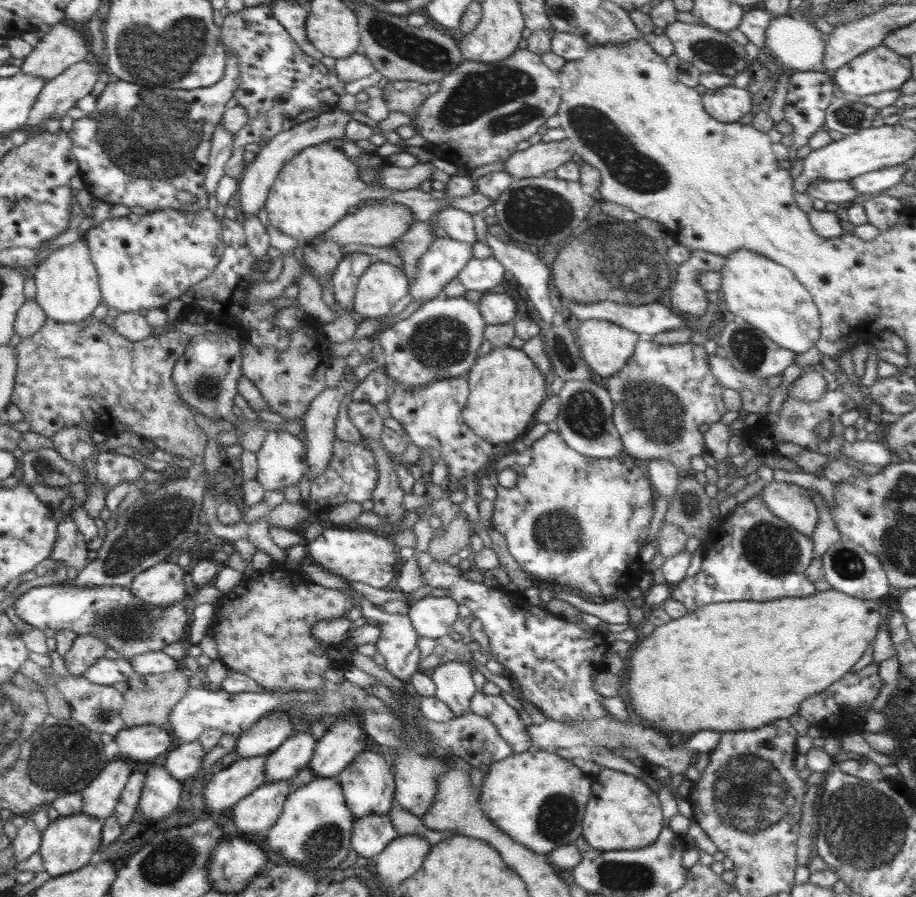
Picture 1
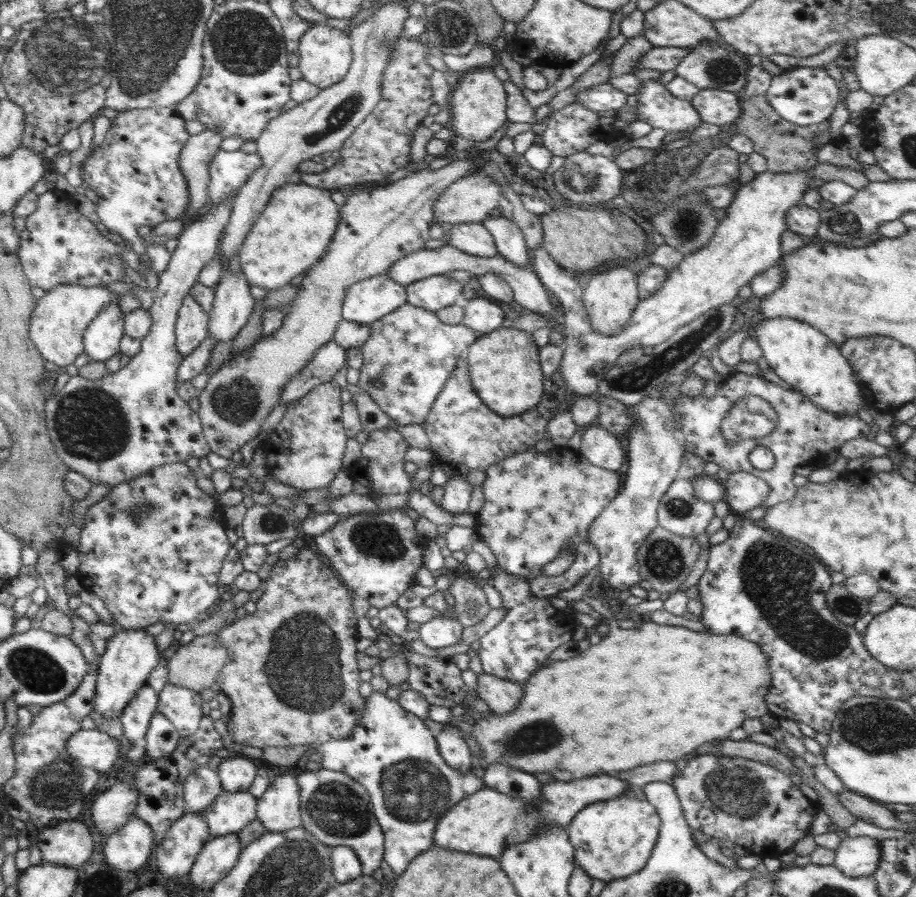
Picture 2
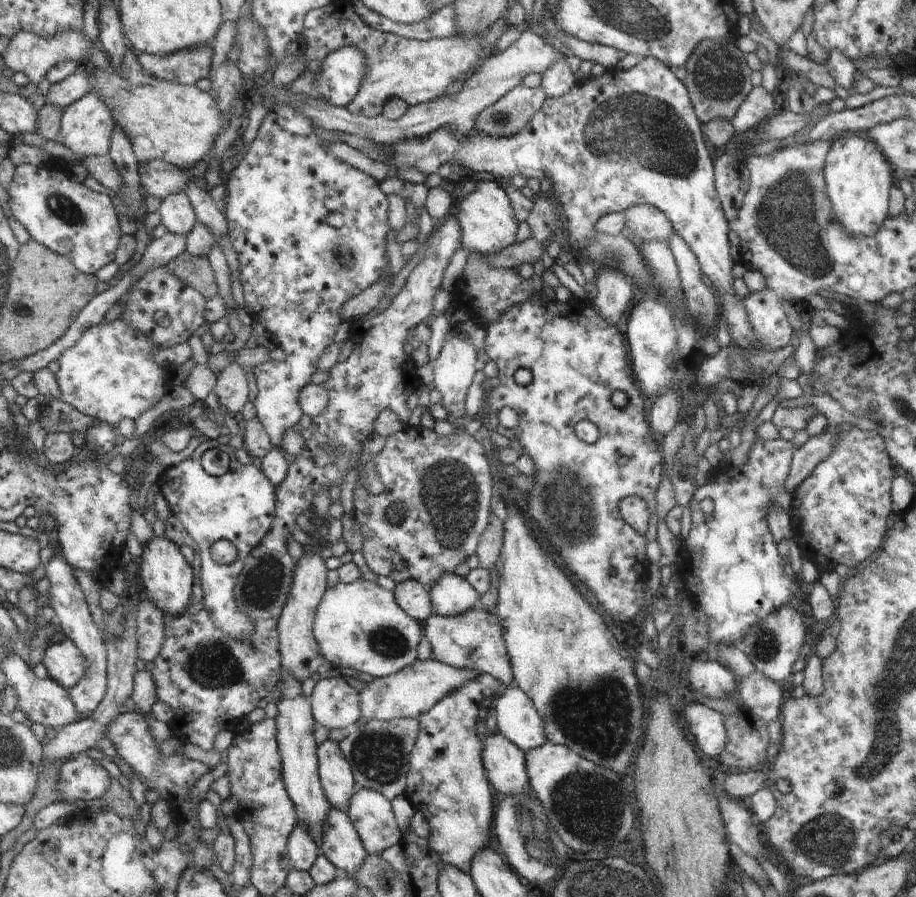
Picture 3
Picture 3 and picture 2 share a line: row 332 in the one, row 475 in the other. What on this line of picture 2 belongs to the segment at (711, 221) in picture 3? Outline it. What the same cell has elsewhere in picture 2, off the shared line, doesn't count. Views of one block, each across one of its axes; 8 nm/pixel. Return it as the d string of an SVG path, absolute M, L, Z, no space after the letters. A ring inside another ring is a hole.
M742 471L730 473L723 484L726 490L724 501L730 505L731 512L739 517L762 506L768 497L766 481L756 478L754 474Z

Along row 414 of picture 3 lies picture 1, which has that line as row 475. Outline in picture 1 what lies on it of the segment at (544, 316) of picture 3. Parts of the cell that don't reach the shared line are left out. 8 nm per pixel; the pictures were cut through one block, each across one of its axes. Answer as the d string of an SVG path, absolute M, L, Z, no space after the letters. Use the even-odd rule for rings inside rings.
M548 431L542 438L539 438L532 446L518 449L514 453L504 454L502 458L497 458L500 462L496 462L495 473L490 477L491 486L496 490L496 500L494 500L494 512L491 518L491 527L496 529L506 539L507 549L513 558L518 562L520 568L527 572L535 581L543 581L544 583L555 583L559 588L569 589L578 588L592 597L614 596L618 594L618 590L627 590L635 586L640 577L644 573L643 563L639 558L639 550L645 545L645 541L650 534L650 521L655 513L654 501L657 498L646 471L643 466L634 460L628 453L622 452L615 458L590 458L576 452L570 448L567 442L561 437L561 434L554 431ZM509 469L518 476L516 486L506 489L500 486L497 480L497 474L502 470Z

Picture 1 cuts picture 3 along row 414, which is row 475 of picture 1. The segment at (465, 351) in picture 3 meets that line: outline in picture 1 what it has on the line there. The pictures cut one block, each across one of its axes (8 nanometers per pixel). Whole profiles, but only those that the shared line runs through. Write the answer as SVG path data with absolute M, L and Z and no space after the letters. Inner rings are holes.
M468 373L456 378L439 378L417 389L405 389L394 385L392 394L387 398L390 416L399 422L407 432L409 441L422 451L440 452L440 458L447 464L451 481L461 484L466 476L476 473L484 464L494 460L496 446L480 438L463 419L462 409L469 397Z

